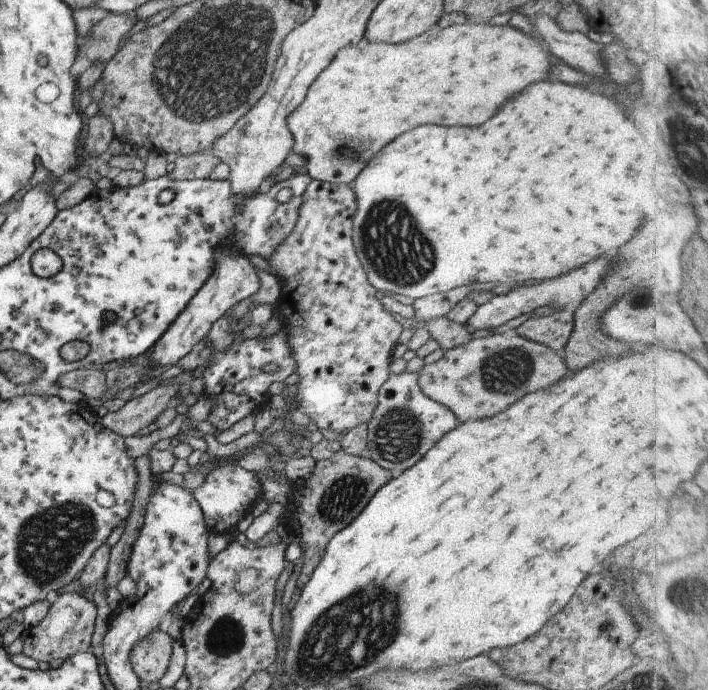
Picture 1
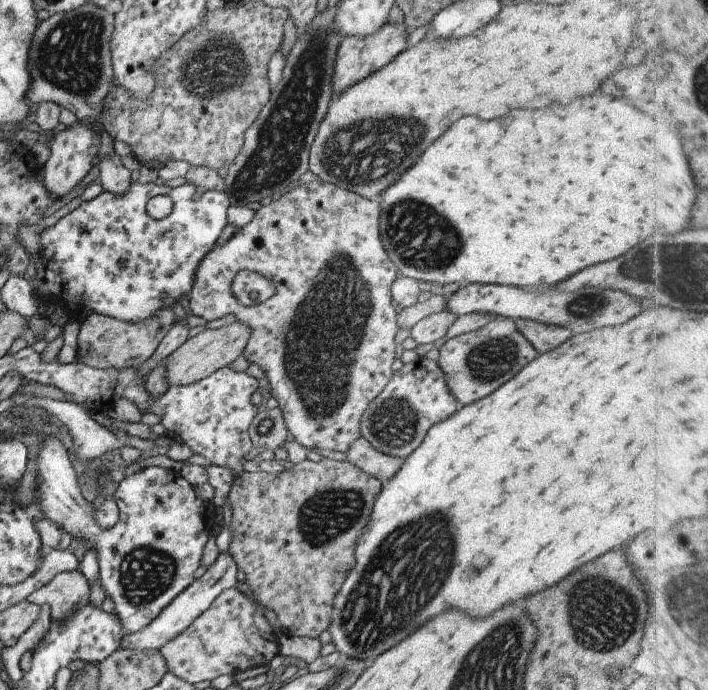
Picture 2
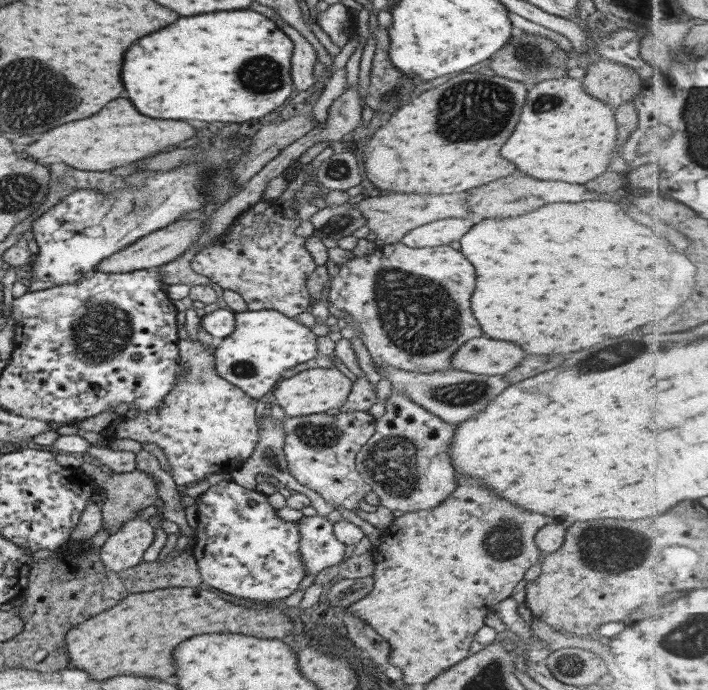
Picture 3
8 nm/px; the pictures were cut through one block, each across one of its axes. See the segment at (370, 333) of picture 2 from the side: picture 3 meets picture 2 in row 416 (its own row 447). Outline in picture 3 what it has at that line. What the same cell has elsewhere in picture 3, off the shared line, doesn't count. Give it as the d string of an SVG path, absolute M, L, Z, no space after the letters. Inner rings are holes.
M364 411L338 412L337 414L321 413L317 415L287 417L283 421L285 430L284 454L290 474L300 484L307 486L310 490L318 492L326 502L333 506L338 505L348 510L359 509L358 502L365 498L365 494L371 488L358 474L355 456L359 450L368 442L368 439L376 430L377 420Z

